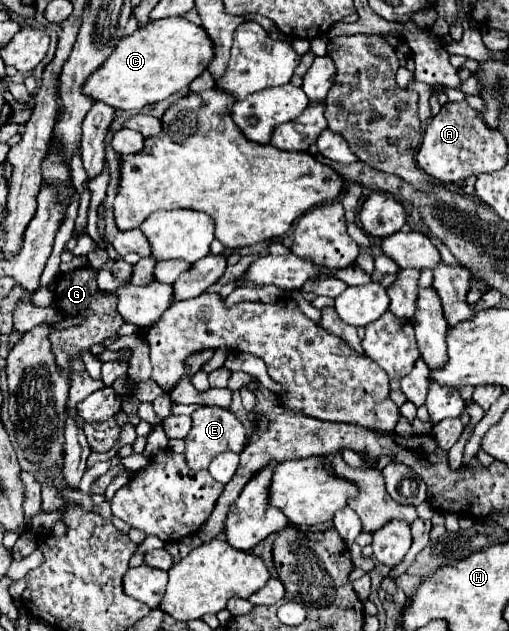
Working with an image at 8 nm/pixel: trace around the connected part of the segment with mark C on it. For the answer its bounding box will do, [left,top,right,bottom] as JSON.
[84,16,214,110]

